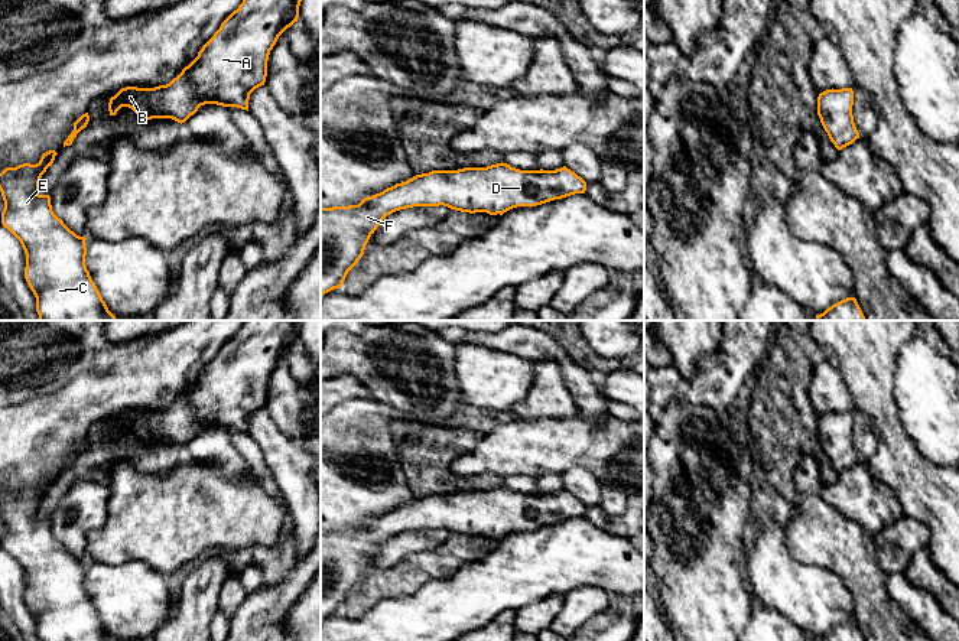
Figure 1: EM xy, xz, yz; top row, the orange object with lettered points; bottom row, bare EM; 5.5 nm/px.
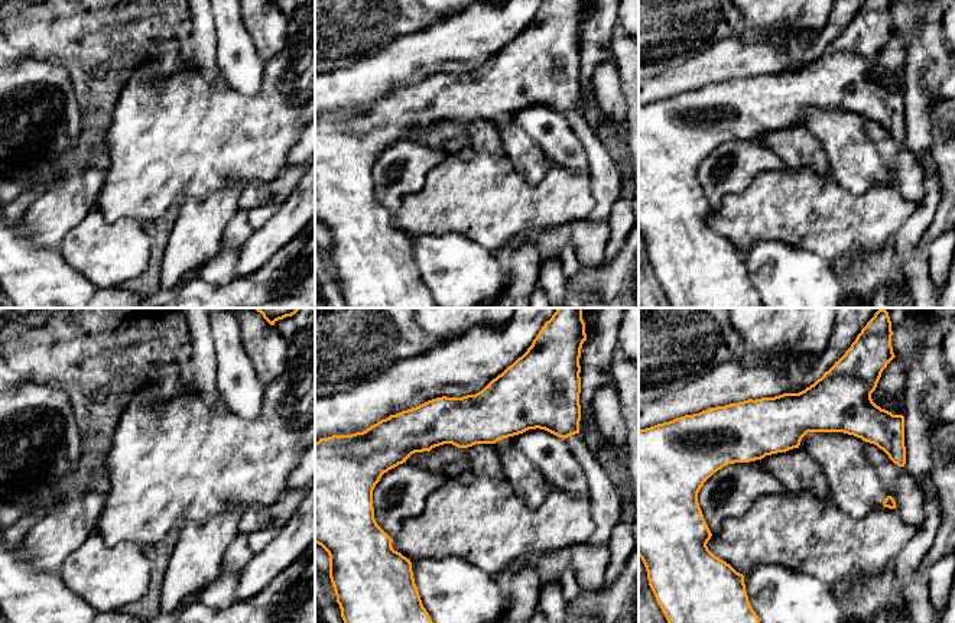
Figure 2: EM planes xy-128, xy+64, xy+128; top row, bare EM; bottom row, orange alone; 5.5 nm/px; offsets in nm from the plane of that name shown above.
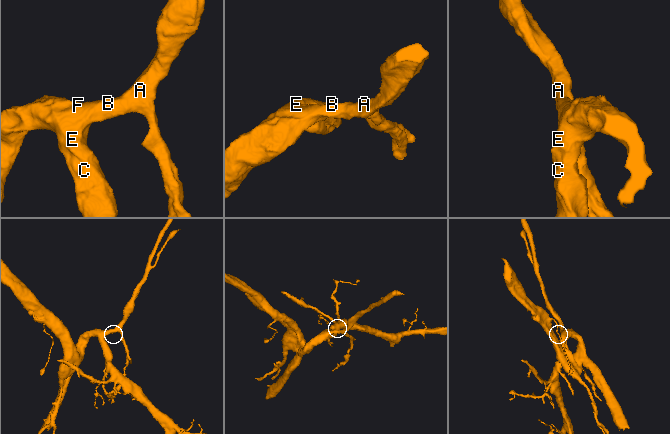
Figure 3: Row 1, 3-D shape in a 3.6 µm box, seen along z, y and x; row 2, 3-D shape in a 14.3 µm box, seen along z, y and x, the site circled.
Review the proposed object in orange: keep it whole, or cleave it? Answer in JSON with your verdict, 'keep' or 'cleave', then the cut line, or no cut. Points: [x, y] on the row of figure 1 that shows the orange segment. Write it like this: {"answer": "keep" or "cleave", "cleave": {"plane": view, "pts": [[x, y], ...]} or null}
{"answer": "keep", "cleave": null}

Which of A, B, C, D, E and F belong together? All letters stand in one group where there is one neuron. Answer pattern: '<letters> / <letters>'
A B C D E F

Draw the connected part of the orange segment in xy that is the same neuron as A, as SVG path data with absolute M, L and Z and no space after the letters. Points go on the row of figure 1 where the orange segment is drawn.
M243 0L202 46L198 56L166 85L155 88L121 88L110 98L110 115L121 107L131 108L144 121L152 118L172 118L185 123L201 105L217 104L248 111L250 94L264 85L270 51L279 36L299 17L302 0Z

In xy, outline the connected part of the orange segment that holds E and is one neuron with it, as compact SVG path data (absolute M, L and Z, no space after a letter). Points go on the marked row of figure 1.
M49 150L36 165L23 163L0 173L1 224L25 250L25 279L36 297L39 320L116 320L87 270L87 238L77 235L53 214L49 195L39 193L40 178L56 154Z

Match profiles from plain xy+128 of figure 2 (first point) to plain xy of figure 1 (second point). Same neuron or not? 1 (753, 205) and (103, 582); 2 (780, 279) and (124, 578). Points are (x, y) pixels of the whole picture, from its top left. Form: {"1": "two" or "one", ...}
{"1": "two", "2": "one"}

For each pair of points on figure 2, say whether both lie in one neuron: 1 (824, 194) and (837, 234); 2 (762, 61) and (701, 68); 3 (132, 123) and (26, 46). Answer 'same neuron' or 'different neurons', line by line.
1: same neuron
2: same neuron
3: different neurons

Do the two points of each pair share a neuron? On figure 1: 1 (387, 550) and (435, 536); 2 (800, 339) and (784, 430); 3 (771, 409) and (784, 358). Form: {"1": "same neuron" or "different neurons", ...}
{"1": "same neuron", "2": "same neuron", "3": "same neuron"}

